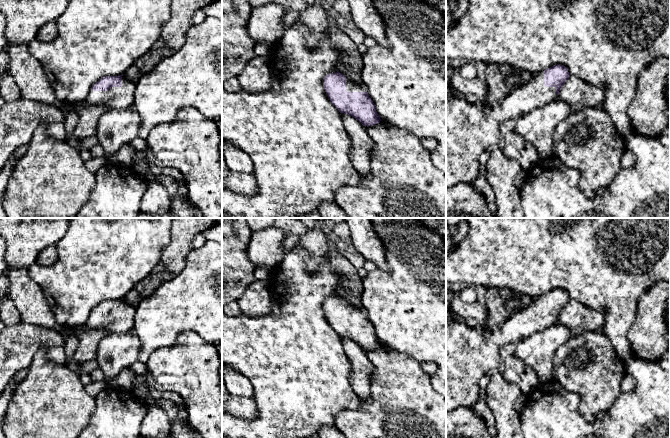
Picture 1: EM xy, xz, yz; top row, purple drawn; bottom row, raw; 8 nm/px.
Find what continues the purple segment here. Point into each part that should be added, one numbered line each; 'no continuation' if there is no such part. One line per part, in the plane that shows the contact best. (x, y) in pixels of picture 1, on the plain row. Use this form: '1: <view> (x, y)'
1: xy (116, 322)

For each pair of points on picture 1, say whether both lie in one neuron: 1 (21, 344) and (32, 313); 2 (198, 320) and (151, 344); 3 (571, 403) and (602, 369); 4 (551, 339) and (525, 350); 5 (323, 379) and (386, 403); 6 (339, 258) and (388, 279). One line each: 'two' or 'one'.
1: two
2: one
3: two
4: one
5: two
6: two

